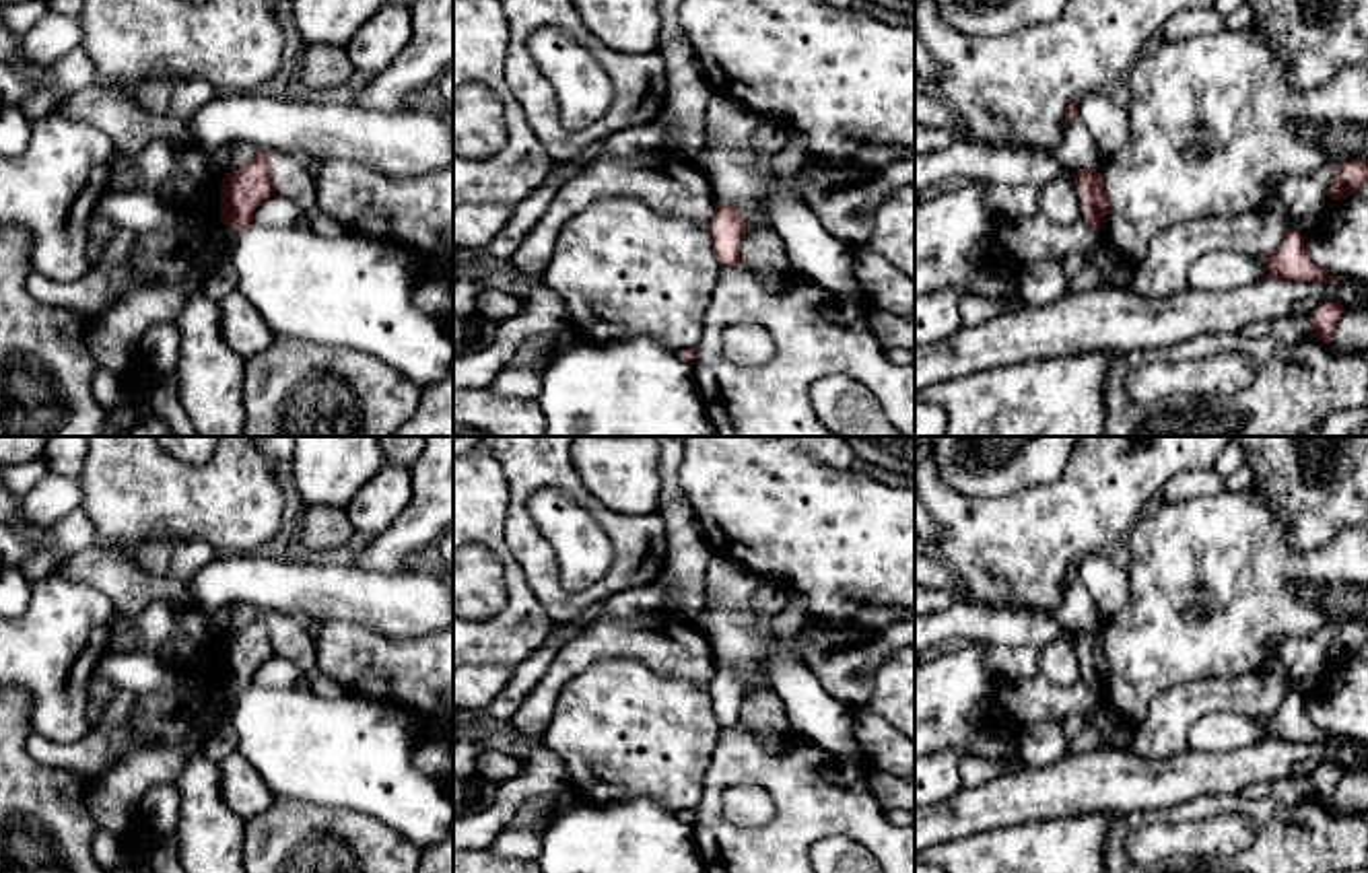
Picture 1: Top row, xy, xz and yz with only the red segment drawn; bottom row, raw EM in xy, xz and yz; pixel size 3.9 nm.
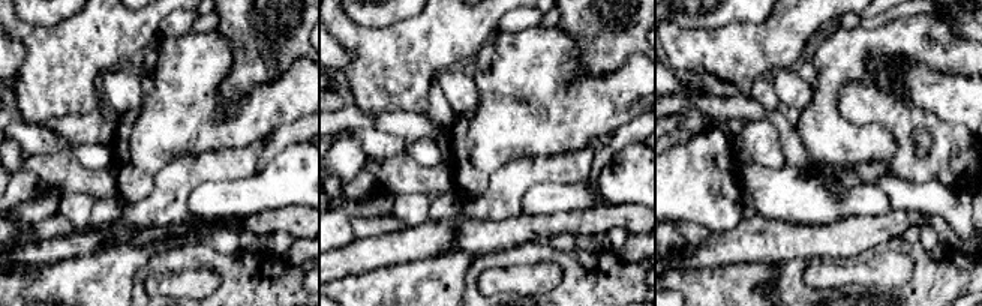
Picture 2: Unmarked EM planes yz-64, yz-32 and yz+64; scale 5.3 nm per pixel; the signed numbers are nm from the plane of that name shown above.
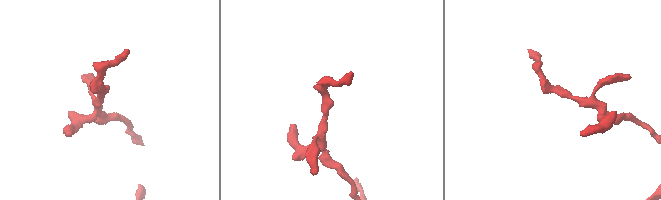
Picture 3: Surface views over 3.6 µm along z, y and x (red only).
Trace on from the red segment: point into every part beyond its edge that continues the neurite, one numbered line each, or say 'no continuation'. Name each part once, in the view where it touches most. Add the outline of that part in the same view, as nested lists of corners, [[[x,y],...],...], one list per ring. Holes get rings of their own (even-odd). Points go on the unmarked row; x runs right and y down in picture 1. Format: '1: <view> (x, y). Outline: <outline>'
no continuation

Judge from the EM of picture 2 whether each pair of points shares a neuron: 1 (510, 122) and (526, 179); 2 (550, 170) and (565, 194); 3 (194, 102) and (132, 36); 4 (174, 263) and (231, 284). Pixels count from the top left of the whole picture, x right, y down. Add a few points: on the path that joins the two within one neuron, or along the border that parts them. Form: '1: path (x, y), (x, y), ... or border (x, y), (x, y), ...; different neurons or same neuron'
1: border (555, 153), (513, 158), (490, 177); different neurons
2: border (586, 179), (537, 182), (525, 195); different neurons
3: border (153, 41), (137, 60); different neurons
4: path (189, 260), (213, 260), (222, 269); same neuron

